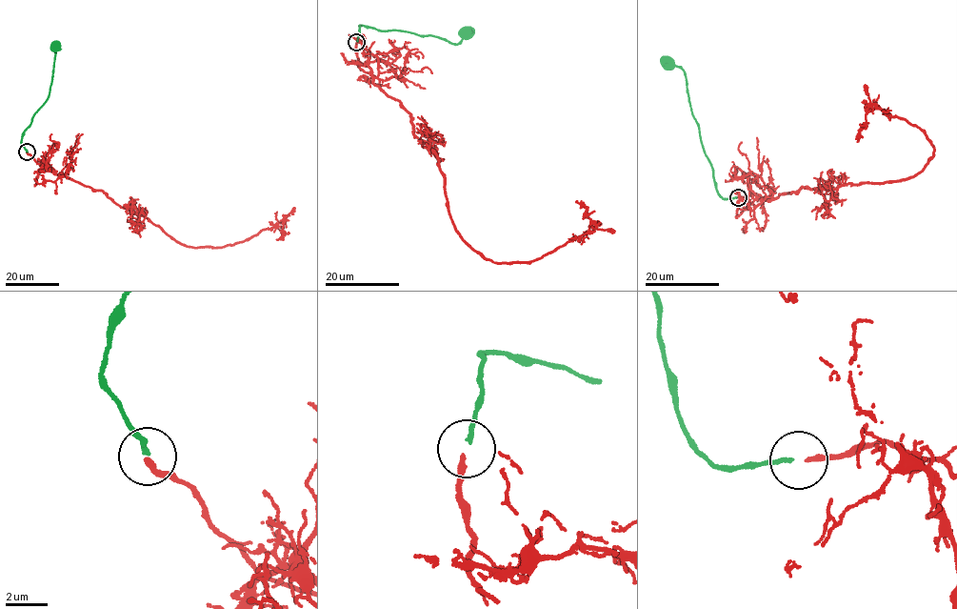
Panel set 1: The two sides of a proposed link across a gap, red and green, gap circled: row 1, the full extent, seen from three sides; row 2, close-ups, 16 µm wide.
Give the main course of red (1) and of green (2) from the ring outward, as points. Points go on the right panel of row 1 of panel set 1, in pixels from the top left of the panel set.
1: (738, 198), (905, 179), (921, 172), (934, 149), (921, 130), (876, 108), (866, 114), (858, 141)
2: (737, 197), (725, 199), (716, 189), (712, 166), (705, 153), (689, 106), (685, 73), (666, 62)

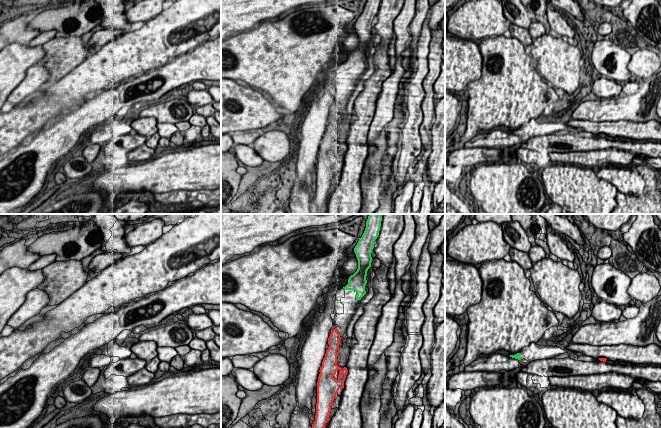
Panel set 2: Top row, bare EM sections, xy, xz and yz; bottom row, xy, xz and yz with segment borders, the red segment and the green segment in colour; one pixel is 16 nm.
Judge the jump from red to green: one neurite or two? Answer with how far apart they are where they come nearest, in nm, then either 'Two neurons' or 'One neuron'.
Distance 550 nm. One neuron

